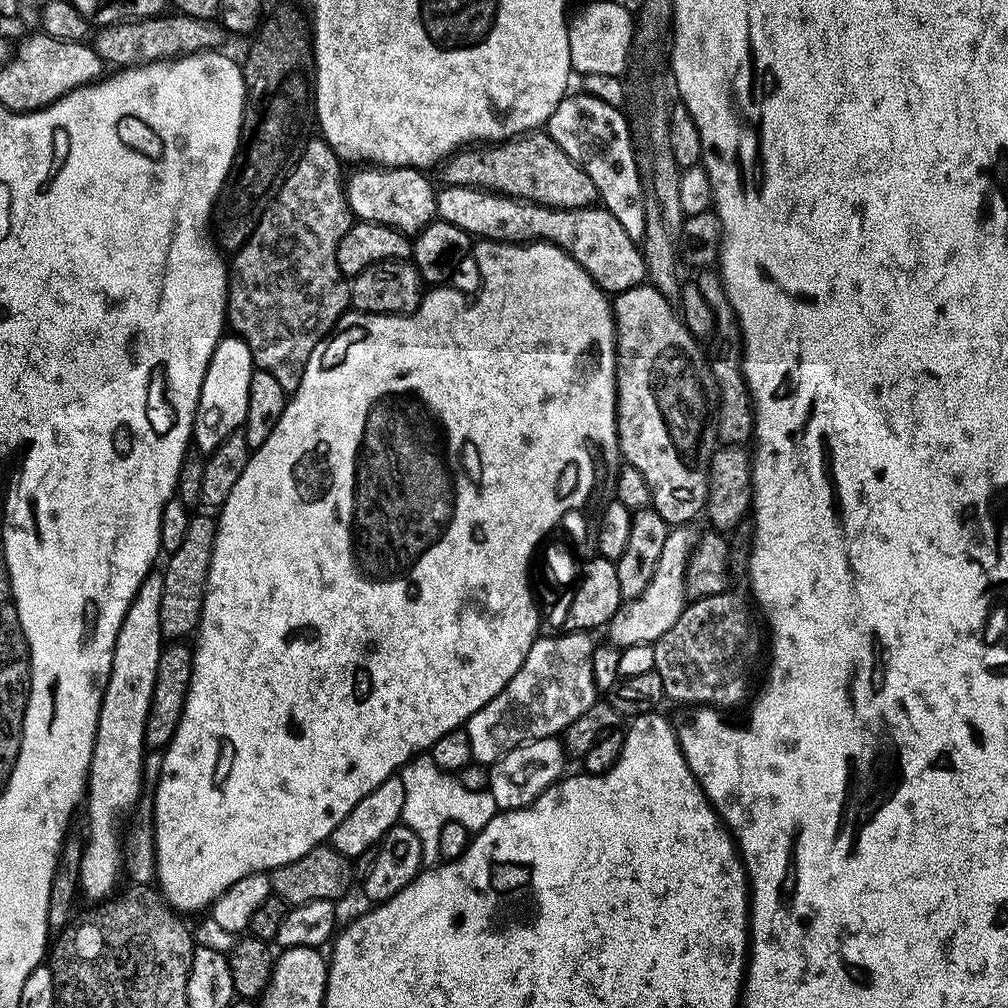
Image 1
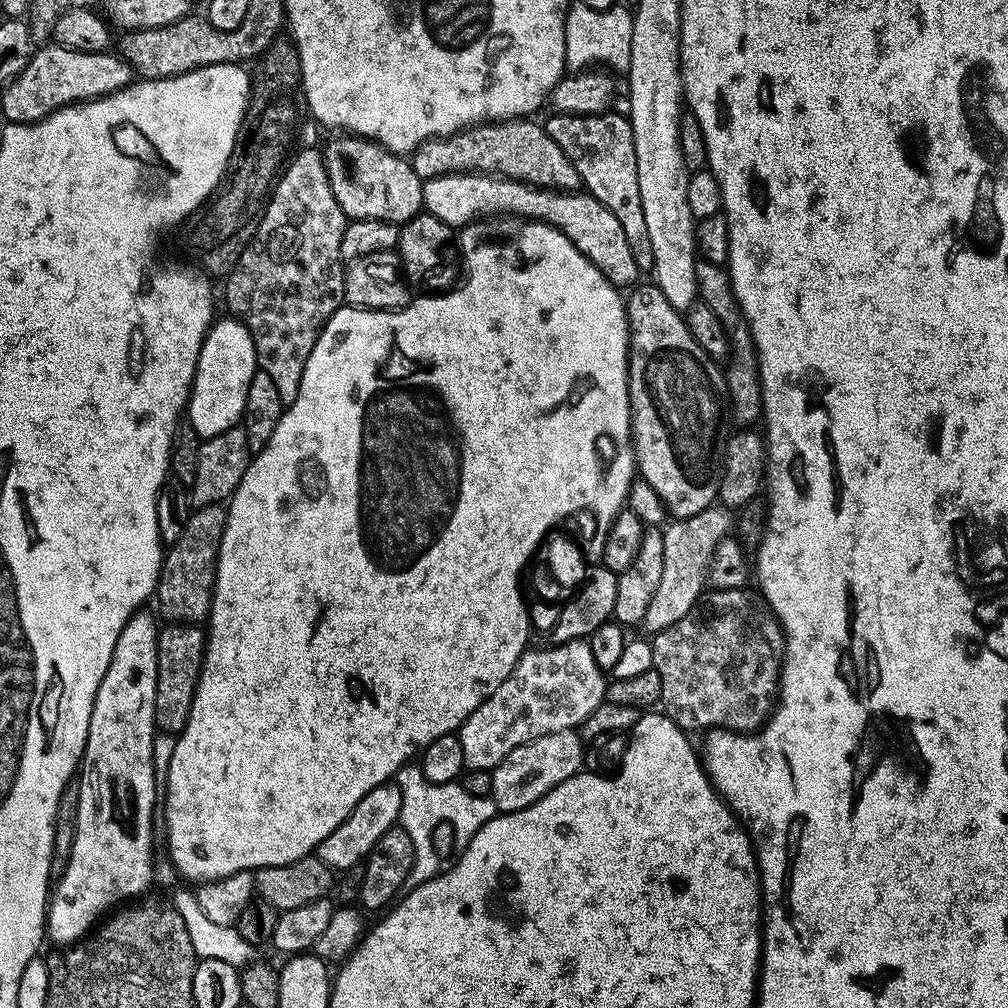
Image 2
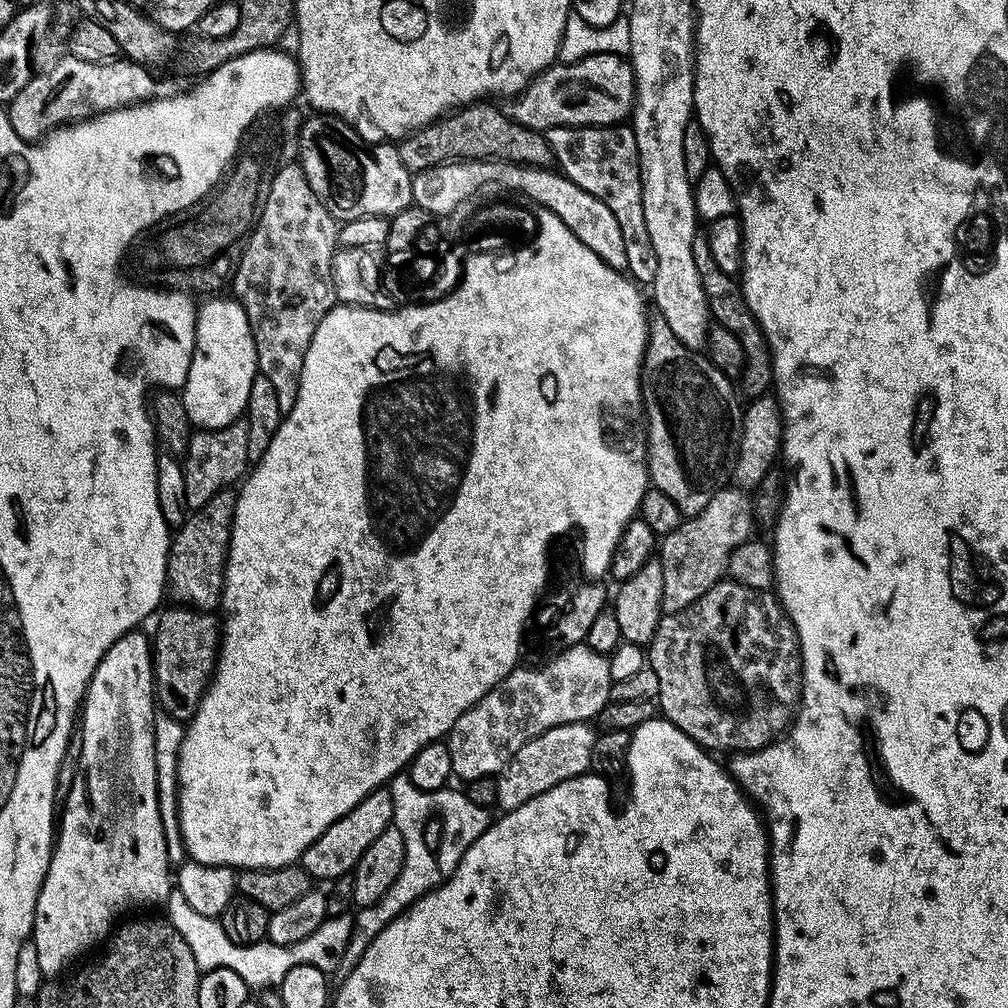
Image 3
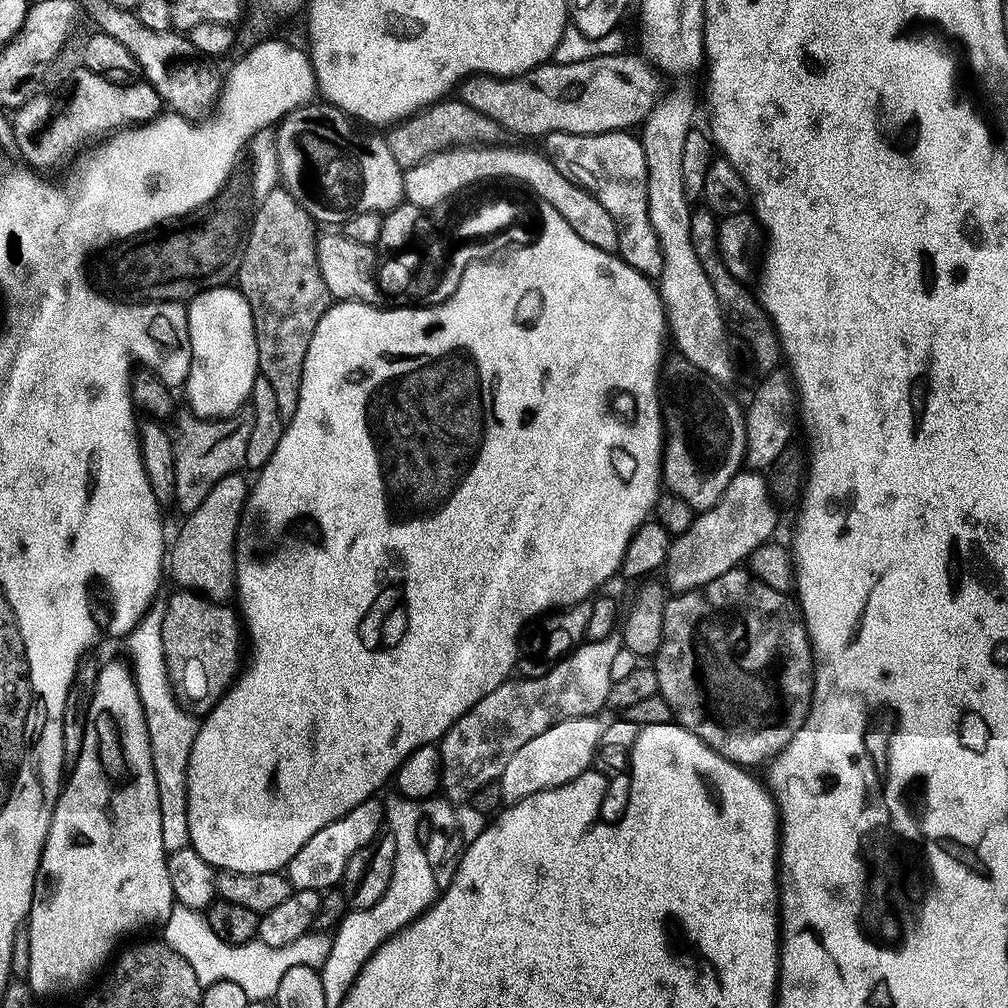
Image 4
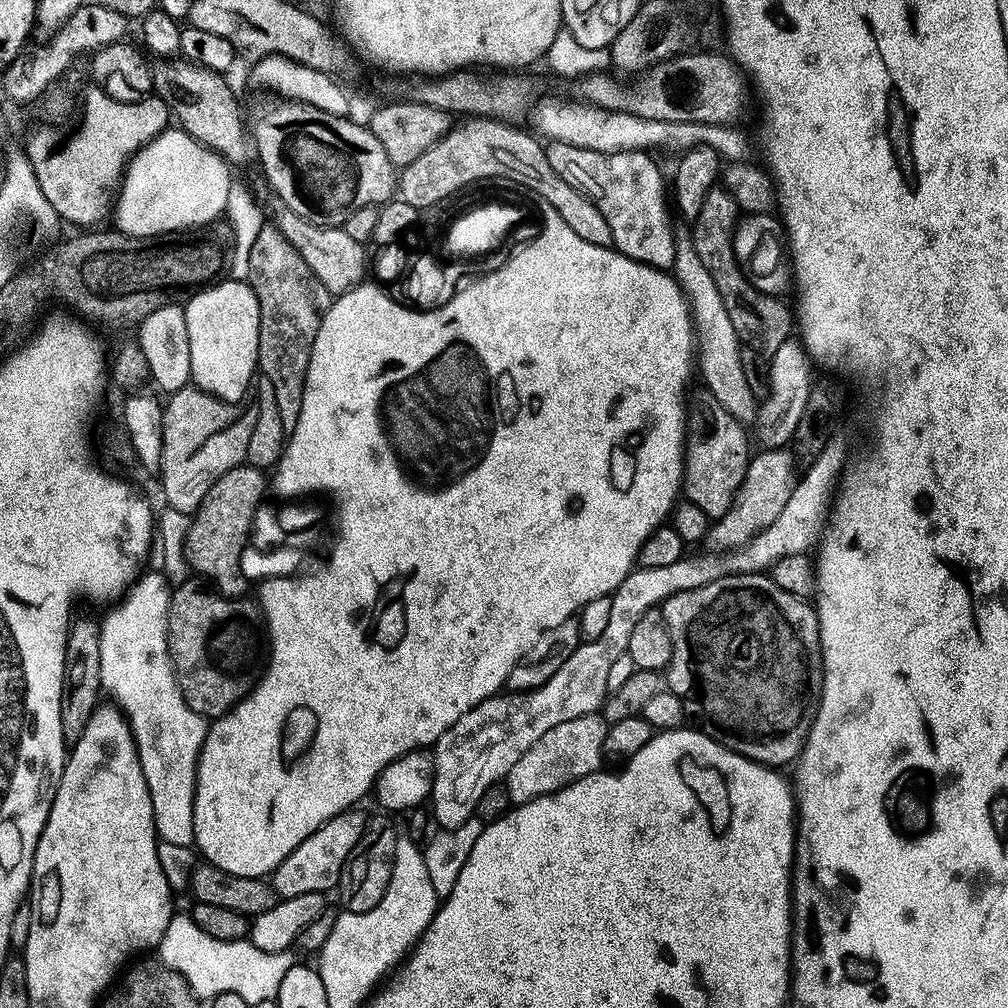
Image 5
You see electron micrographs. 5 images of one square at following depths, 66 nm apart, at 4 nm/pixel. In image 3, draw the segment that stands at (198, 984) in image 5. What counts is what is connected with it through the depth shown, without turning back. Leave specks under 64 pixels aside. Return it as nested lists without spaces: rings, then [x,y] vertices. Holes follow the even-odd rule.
[[[173,890],[166,901],[166,918],[186,938],[186,946],[194,953],[194,962],[198,962],[201,970],[209,968],[229,968],[238,974],[252,990],[275,989],[280,986],[296,966],[314,966],[325,974],[332,974],[343,965],[344,956],[353,936],[354,919],[351,913],[328,917],[310,938],[302,938],[294,946],[278,946],[277,944],[235,944],[226,938],[226,930],[222,930],[219,919],[211,920],[206,914],[198,914],[190,910],[186,898]]]

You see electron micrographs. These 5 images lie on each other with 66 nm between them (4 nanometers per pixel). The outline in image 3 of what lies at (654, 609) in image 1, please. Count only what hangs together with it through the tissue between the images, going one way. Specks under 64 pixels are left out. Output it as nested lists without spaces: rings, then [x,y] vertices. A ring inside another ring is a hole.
[[[736,486],[719,488],[697,516],[681,521],[673,532],[665,536],[663,533],[658,544],[658,559],[662,566],[662,608],[665,613],[682,610],[706,594],[706,590],[710,590],[710,586],[717,584],[725,575],[732,551],[754,536],[754,513],[749,493]]]

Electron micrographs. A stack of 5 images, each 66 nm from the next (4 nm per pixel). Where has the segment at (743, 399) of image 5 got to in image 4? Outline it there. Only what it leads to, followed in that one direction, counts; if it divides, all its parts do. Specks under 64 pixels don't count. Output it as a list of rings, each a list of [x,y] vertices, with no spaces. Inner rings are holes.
[[[661,95],[652,112],[643,122],[639,133],[640,145],[646,154],[646,170],[648,171],[648,213],[650,226],[654,226],[654,234],[658,234],[658,242],[662,250],[662,274],[658,278],[660,301],[664,303],[666,328],[676,339],[676,348],[683,359],[688,360],[704,373],[711,376],[717,384],[728,386],[733,383],[733,353],[728,352],[726,332],[726,314],[720,308],[718,298],[714,294],[714,286],[710,286],[710,278],[702,270],[702,262],[698,262],[698,254],[694,254],[694,242],[690,242],[690,218],[694,211],[693,205],[682,190],[682,149],[686,142],[686,134],[694,126],[692,120],[692,104],[684,96]]]

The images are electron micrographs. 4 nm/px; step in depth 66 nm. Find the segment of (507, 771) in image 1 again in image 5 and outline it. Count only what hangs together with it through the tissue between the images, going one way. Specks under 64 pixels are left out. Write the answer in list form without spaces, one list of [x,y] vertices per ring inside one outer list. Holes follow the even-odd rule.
[[[593,714],[582,718],[570,718],[570,722],[562,722],[562,726],[554,726],[547,734],[542,734],[514,766],[510,766],[502,783],[508,789],[508,798],[513,805],[525,804],[539,796],[556,792],[566,785],[574,783],[578,778],[588,776],[592,772],[601,771],[605,763],[604,743],[608,724],[603,715]]]

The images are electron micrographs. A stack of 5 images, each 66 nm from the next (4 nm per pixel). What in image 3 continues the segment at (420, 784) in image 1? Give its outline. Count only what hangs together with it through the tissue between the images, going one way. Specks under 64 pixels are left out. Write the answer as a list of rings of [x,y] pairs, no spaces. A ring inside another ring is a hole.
[[[406,772],[389,780],[388,789],[394,802],[393,827],[402,834],[406,853],[398,877],[386,894],[374,906],[359,909],[355,913],[353,936],[346,950],[343,963],[351,966],[365,952],[366,946],[394,918],[398,917],[418,898],[425,896],[439,885],[443,878],[451,876],[457,869],[466,850],[487,830],[492,821],[491,811],[470,801],[465,791],[443,788],[438,791],[424,791],[414,786]],[[432,818],[439,818],[443,834],[439,849],[432,851],[424,841],[424,828]]]

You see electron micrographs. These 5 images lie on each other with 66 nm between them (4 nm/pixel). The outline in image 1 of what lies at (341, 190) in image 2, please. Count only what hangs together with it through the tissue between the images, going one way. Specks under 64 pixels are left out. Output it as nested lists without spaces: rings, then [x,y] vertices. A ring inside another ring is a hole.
[[[360,166],[356,173],[347,177],[344,193],[353,217],[375,224],[385,224],[405,234],[417,234],[437,219],[437,189],[418,168],[385,168]]]

